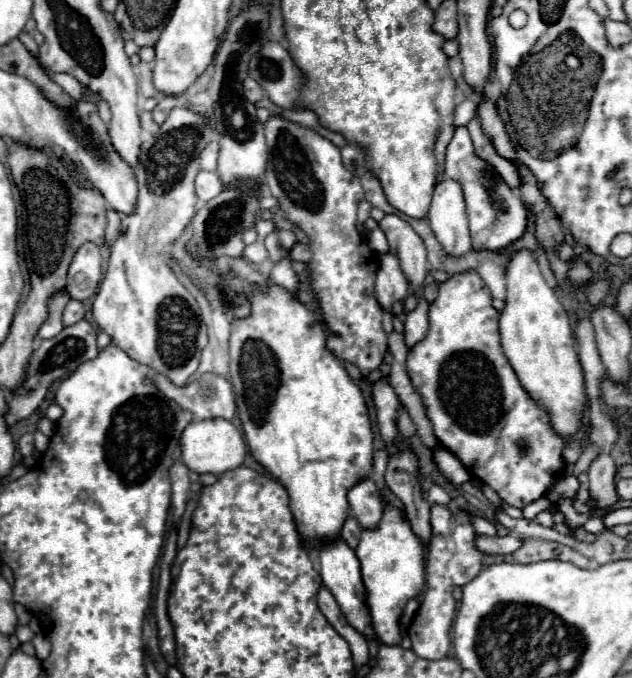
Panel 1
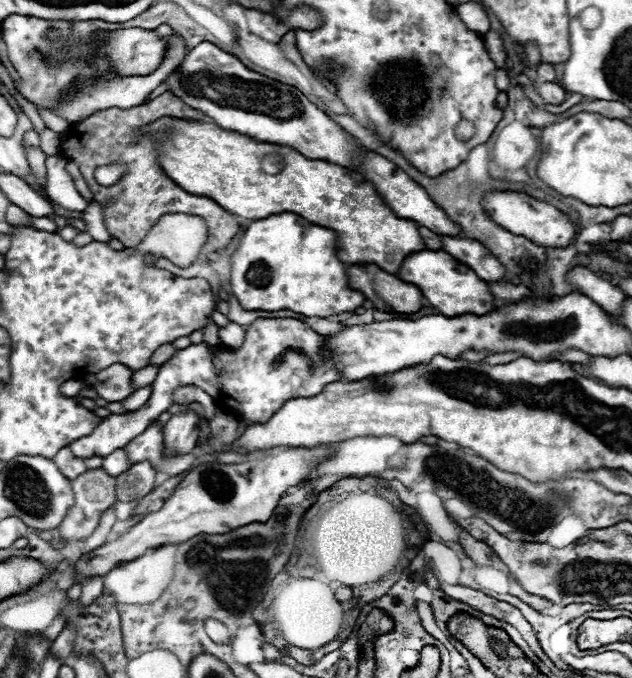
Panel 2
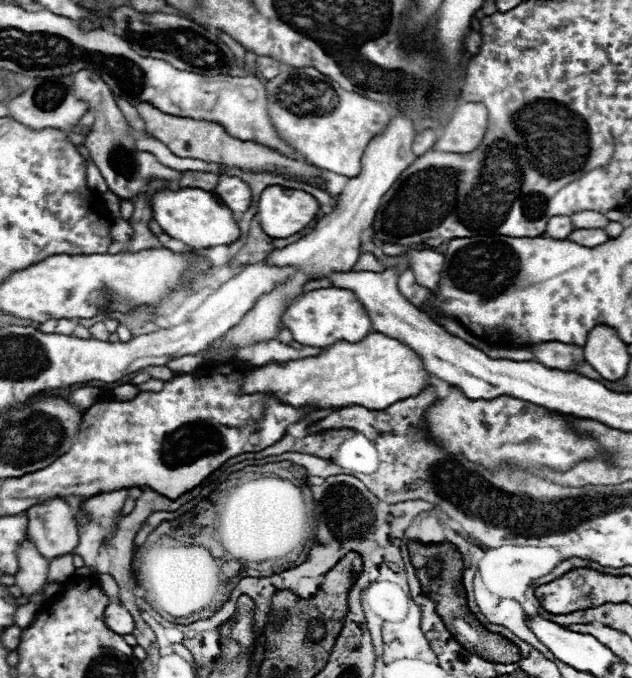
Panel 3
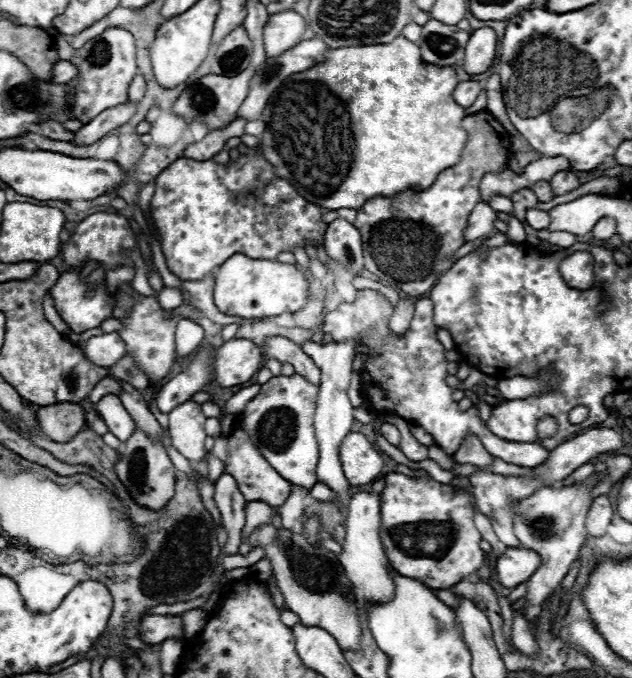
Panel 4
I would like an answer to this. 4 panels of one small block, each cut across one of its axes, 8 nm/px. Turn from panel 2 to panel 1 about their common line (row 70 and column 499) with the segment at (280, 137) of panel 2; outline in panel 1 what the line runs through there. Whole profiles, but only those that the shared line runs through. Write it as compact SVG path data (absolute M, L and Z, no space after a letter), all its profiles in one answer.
M458 126L448 144L448 178L458 180L464 192L466 214L472 234L472 250L502 252L512 242L524 236L528 224L528 210L524 200L514 194L514 190L498 176L498 172L484 162L476 152L466 126Z

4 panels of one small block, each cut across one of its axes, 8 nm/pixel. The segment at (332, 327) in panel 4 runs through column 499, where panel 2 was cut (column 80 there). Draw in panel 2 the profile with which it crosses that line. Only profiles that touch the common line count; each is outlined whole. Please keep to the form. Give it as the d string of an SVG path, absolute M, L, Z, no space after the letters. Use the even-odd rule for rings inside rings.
M258 318L250 324L240 348L228 346L208 346L204 342L190 344L178 350L170 362L158 368L158 376L152 386L150 400L126 414L110 414L100 420L92 434L82 436L70 444L76 458L108 456L116 448L124 448L138 434L142 434L154 420L174 404L174 390L180 386L196 386L208 392L220 408L234 412L238 418L252 424L268 422L288 400L310 398L324 390L326 384L342 380L342 374L334 368L332 352L324 348L324 336L316 334L304 320L298 318ZM282 356L280 366L272 366L276 358Z

